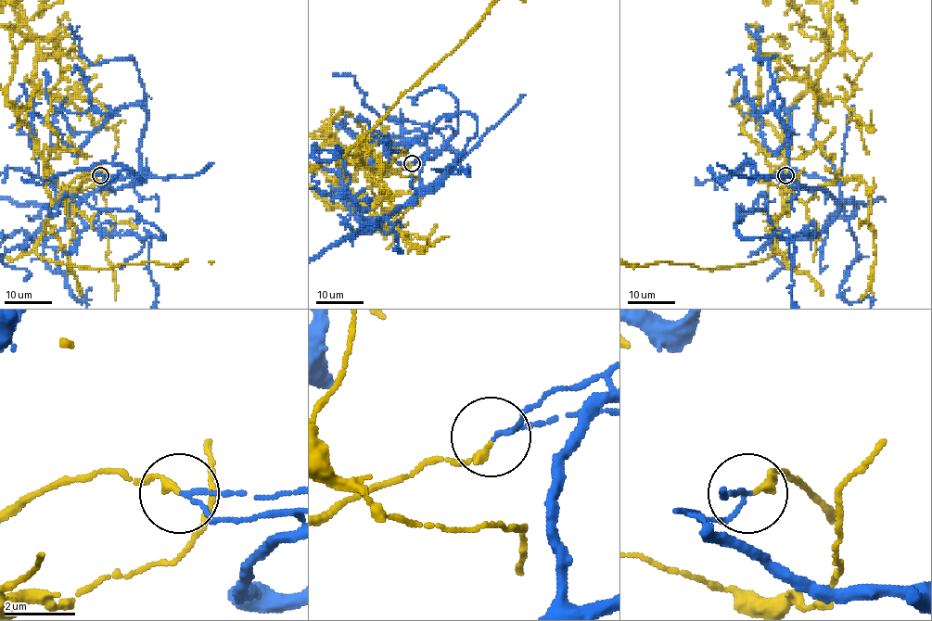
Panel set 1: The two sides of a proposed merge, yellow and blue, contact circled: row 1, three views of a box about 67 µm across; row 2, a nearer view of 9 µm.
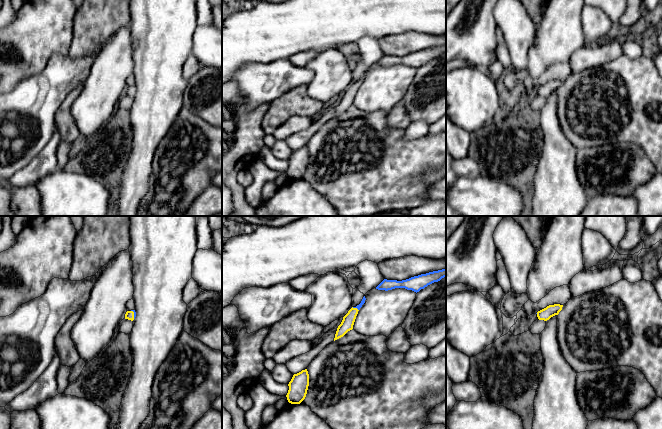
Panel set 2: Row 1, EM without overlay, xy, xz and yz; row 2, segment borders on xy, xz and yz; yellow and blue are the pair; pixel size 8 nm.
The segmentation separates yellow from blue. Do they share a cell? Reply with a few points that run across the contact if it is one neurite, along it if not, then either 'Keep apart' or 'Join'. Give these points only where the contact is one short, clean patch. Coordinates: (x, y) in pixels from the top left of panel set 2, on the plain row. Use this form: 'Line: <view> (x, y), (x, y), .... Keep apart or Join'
Line: xy (131, 86), (134, 94). Keep apart

